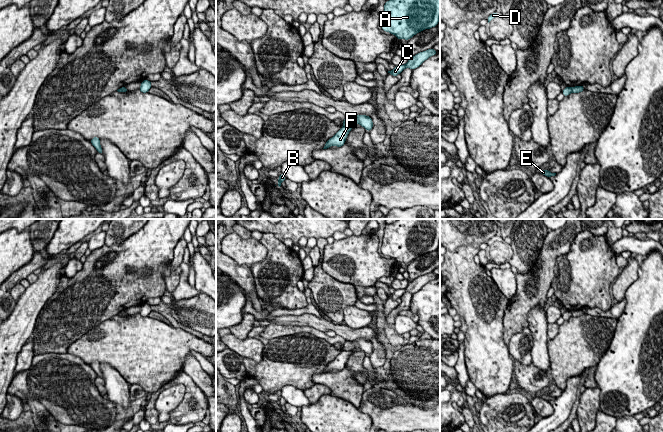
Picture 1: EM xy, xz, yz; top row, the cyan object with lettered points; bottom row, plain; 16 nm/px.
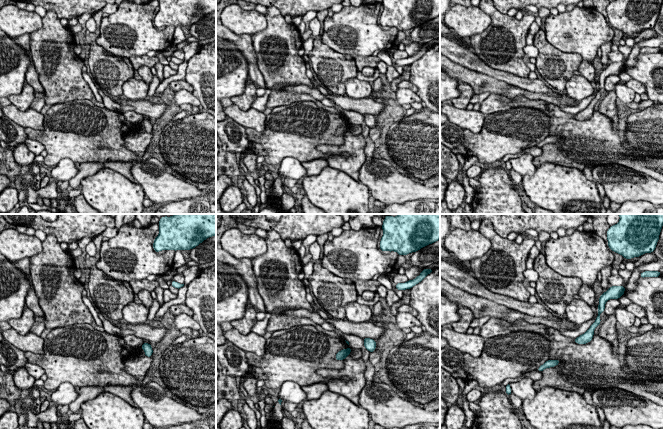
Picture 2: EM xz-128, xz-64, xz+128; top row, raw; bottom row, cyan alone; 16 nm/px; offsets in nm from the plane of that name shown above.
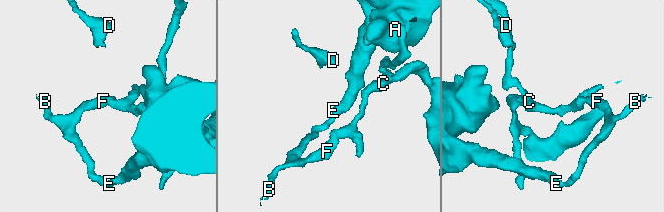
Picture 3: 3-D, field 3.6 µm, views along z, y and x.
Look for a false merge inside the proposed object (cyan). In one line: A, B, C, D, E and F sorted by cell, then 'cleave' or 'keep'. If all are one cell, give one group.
A B E F / C D | cleave

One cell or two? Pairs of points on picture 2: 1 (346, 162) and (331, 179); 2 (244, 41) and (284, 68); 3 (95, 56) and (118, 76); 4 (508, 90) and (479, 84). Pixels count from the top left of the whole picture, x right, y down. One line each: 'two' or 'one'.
1: two
2: two
3: one
4: one

